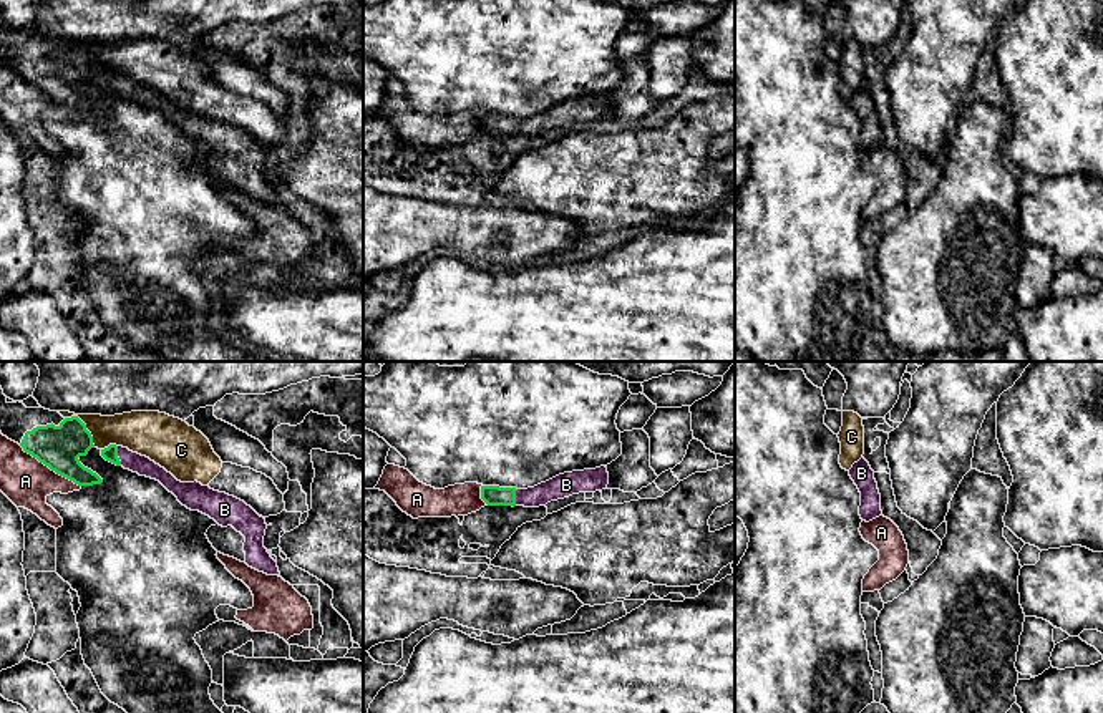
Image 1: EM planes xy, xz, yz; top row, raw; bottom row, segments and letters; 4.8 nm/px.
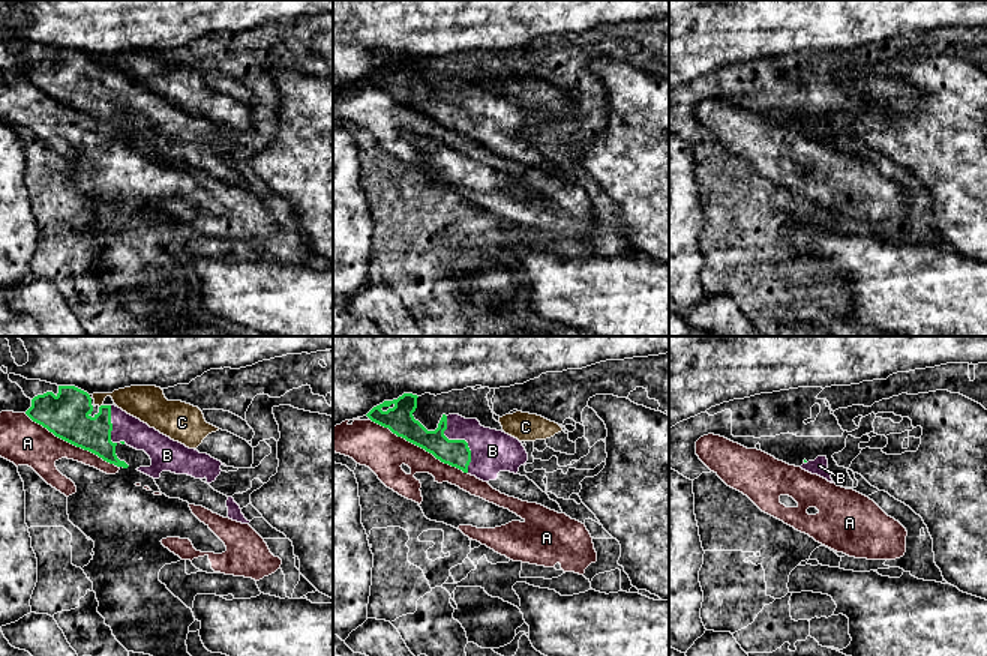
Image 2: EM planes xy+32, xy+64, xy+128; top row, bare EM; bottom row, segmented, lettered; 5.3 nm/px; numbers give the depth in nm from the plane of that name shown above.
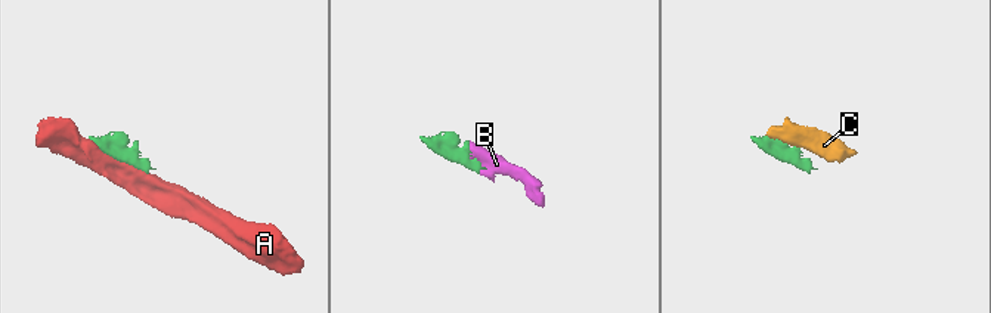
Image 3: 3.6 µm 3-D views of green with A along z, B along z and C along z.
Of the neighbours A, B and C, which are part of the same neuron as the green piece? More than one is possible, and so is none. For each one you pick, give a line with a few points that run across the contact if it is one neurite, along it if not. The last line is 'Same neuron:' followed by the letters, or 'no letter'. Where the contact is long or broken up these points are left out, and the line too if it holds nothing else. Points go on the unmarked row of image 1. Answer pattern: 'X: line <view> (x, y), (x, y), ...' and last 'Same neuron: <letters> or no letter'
B: line xy (110, 82), (116, 85), (133, 90)
Same neuron: B

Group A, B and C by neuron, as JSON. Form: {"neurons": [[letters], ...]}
{"neurons": [["A"], ["B"], ["C"]]}

